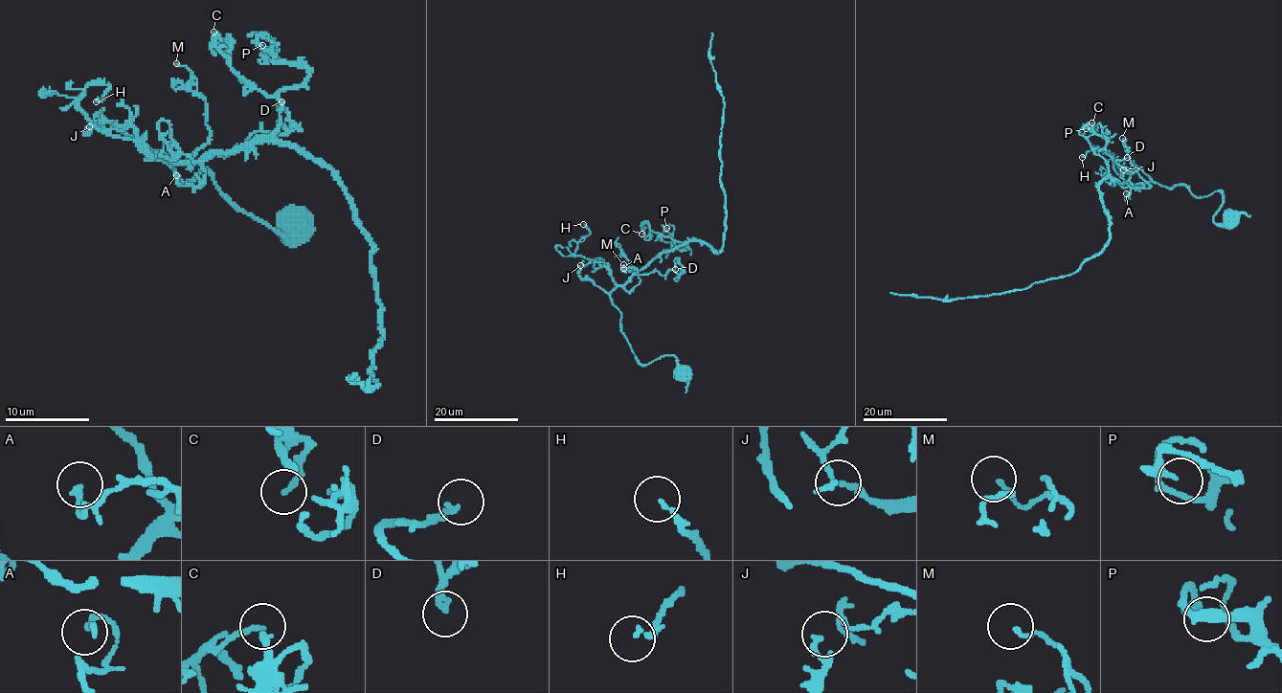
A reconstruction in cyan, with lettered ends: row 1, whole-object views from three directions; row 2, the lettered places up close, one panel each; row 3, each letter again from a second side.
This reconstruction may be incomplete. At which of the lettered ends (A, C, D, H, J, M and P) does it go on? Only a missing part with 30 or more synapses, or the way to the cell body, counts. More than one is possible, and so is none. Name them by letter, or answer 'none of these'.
none of these

